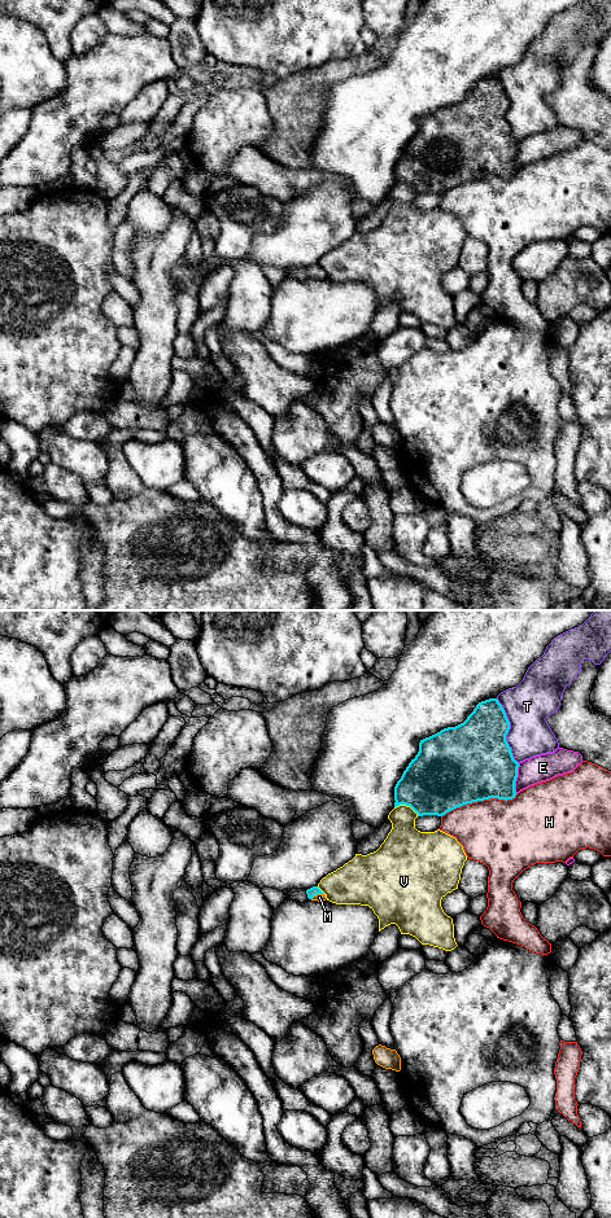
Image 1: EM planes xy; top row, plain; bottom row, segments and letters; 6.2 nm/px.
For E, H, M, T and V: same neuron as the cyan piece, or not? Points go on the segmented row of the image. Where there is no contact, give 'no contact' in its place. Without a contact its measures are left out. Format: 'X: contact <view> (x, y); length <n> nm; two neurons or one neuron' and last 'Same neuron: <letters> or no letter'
E: contact xy (516, 776); length 190 nm; two neurons
H: contact xy (479, 800); length 500 nm; two neurons
M: contact xy (317, 893); length 90 nm; one neuron
T: contact xy (507, 731); length 440 nm; two neurons
V: contact xy (406, 805); length 160 nm; two neurons
Same neuron: M

